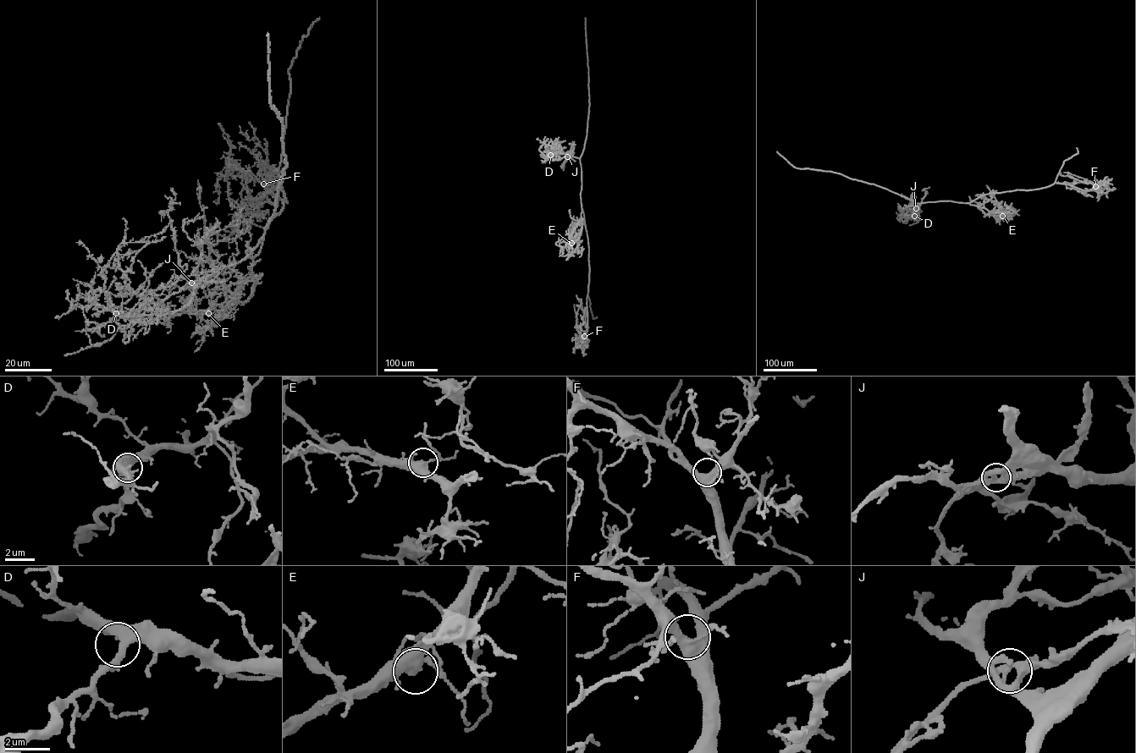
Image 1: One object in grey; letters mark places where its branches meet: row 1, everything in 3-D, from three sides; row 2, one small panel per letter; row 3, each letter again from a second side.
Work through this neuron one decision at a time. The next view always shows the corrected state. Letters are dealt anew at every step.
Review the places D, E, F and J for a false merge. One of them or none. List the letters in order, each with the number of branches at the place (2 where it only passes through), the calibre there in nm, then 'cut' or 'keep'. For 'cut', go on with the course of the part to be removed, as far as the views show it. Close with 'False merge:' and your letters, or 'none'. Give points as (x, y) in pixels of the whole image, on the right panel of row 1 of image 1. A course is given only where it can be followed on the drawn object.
D: 4 branches meet; 320 nm thick; keep
E: 5 branches meet; 400 nm thick; keep
F: 5 branches meet; 440 nm thick; keep
J: 5 branches meet; 360 nm thick; cut; foreign part runs (916, 208), (918, 221), (909, 225)
False merge: J

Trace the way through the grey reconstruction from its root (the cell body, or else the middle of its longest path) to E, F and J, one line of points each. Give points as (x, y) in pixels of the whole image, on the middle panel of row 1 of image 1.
E: (581, 200), (581, 231), (580, 237), (571, 243)
F: (581, 200), (589, 266), (587, 325), (584, 336)
J: (581, 200), (580, 159), (567, 156)

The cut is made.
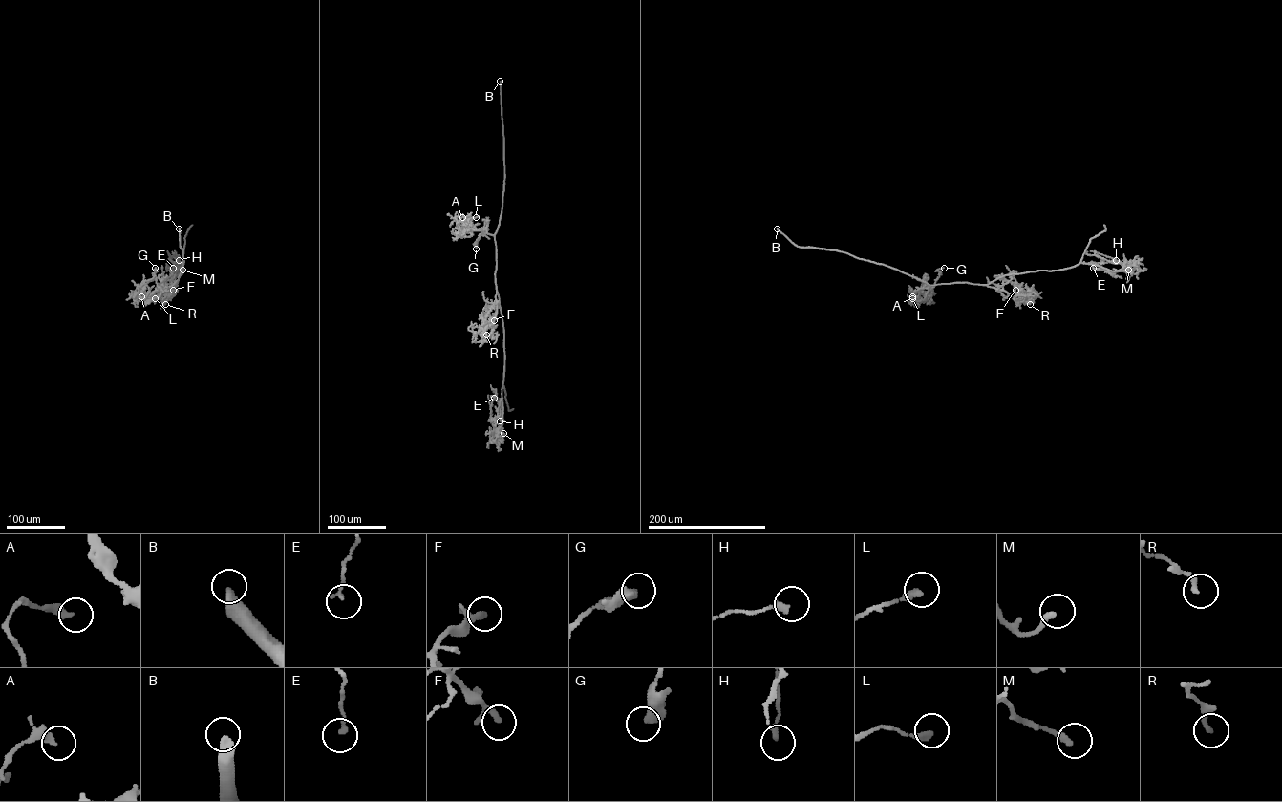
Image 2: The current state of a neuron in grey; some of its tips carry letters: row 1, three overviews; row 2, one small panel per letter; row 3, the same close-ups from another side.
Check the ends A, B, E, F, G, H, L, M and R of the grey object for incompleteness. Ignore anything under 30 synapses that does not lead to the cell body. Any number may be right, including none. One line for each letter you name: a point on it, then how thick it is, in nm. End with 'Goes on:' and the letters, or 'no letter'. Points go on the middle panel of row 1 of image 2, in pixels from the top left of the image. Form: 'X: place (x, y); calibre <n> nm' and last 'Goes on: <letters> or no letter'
B: place (500, 81); calibre 440 nm
F: place (494, 320); calibre 190 nm
Goes on: B, F

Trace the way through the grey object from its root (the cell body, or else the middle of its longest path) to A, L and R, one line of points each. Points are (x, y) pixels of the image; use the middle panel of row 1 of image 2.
A: (496, 281), (494, 236), (470, 229), (460, 221), (462, 217)
L: (496, 281), (494, 236), (469, 228), (466, 223), (476, 217)
R: (496, 281), (497, 313), (494, 321), (485, 328), (486, 335)

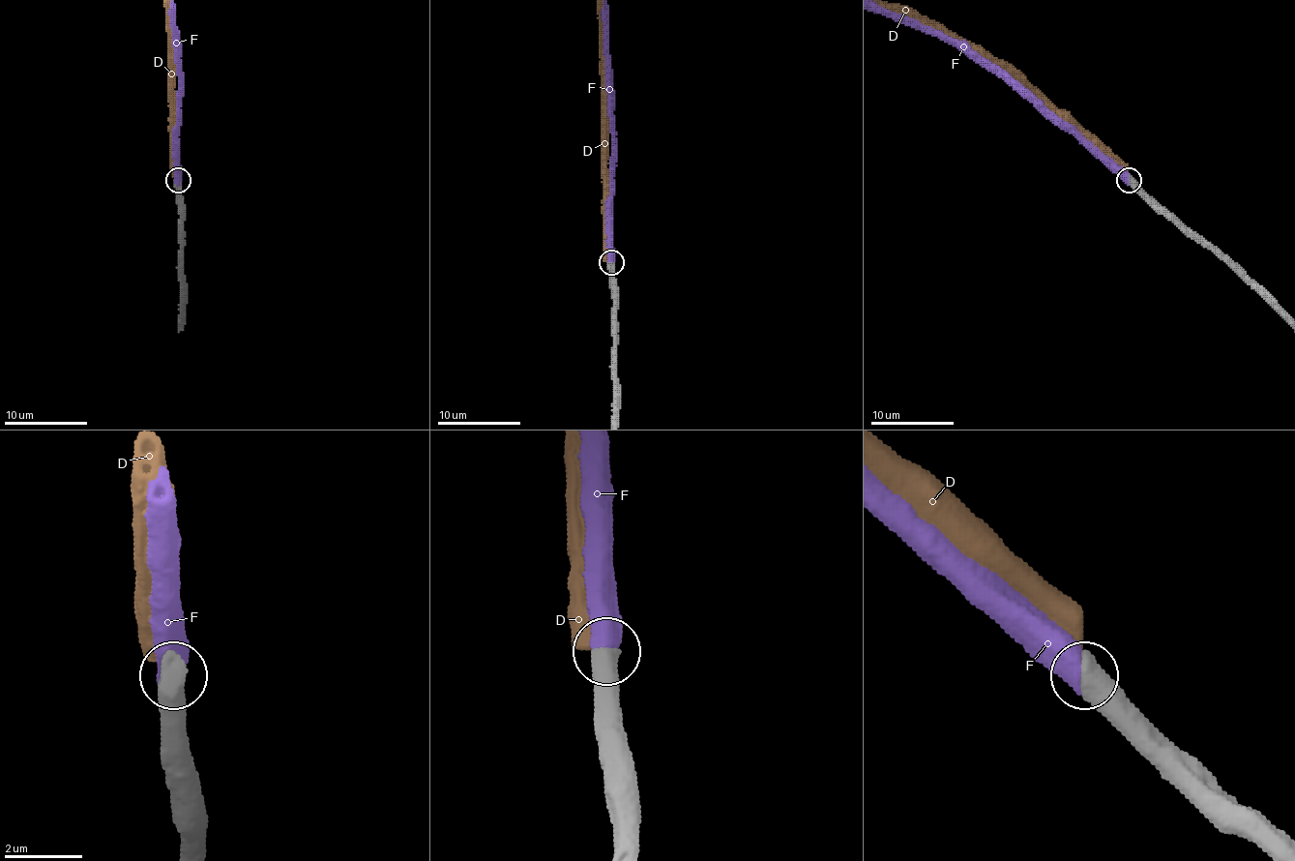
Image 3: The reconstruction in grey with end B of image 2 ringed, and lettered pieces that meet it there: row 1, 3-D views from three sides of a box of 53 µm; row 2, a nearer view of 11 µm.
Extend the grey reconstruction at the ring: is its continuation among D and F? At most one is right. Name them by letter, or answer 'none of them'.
F

